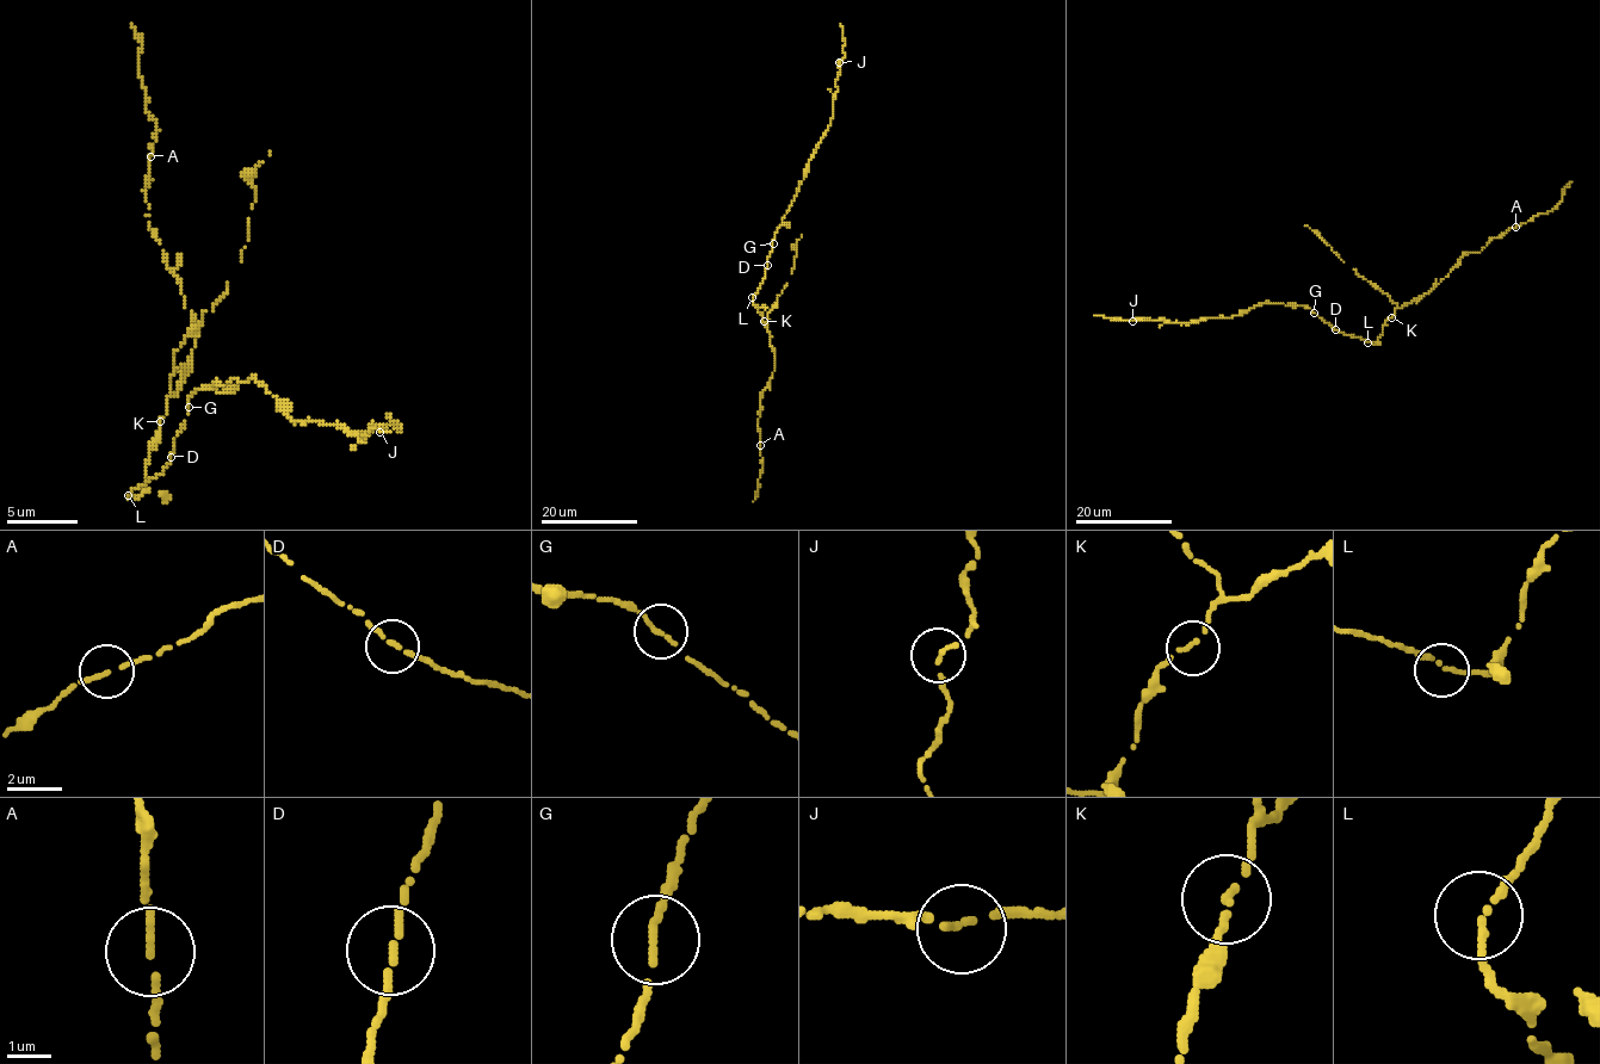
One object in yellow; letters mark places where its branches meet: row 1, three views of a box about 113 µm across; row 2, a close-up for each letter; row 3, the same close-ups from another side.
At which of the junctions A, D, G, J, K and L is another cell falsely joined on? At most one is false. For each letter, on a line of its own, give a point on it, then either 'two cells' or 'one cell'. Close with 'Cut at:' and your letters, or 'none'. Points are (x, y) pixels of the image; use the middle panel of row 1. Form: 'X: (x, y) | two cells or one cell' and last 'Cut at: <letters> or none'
A: (760, 445) | two cells
D: (767, 265) | one cell
G: (773, 243) | one cell
J: (839, 62) | one cell
K: (764, 321) | one cell
L: (752, 297) | one cell
Cut at: A

